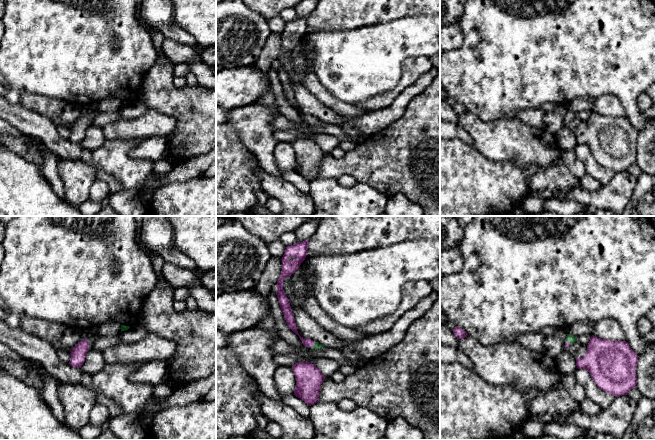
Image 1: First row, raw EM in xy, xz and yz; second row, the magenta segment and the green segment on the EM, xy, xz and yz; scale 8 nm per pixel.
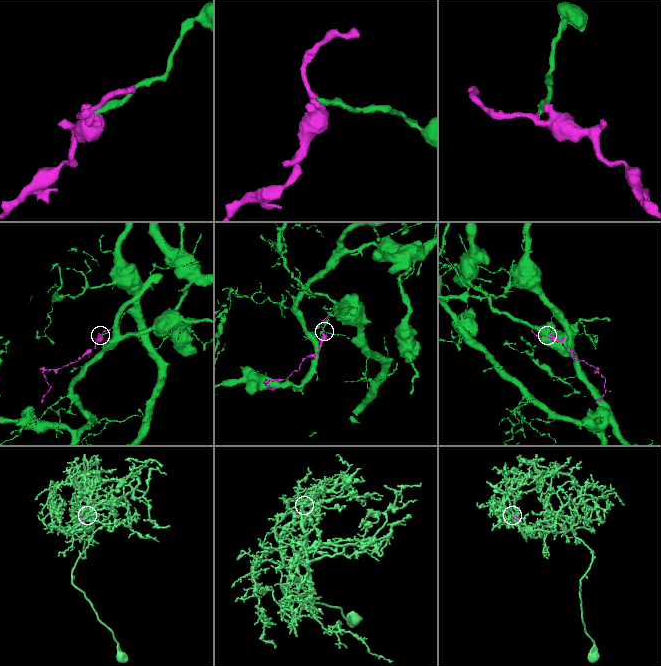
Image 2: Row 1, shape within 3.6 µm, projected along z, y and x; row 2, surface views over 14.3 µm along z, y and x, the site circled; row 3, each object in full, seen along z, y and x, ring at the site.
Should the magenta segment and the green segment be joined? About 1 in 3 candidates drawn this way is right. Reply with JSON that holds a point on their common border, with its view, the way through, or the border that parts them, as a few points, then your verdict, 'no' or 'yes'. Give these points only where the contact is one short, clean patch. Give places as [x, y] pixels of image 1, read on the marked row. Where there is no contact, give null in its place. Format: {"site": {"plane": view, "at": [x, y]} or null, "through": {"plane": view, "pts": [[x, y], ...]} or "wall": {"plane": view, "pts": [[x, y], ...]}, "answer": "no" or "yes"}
{"site": {"plane": "xz", "at": [312, 346]}, "through": {"plane": "xz", "pts": [[291, 323], [294, 330], [312, 346], [316, 346]]}, "answer": "yes"}

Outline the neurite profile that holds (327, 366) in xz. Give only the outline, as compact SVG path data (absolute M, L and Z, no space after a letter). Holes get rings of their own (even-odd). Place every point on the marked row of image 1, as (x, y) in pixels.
M273 286L271 289L268 302L276 322L276 328L280 339L283 339L291 345L298 346L300 349L297 351L297 353L305 357L307 362L314 364L325 377L330 377L332 374L339 371L340 365L337 361L331 358L314 356L307 350L303 349L304 345L299 336L294 333L286 323L283 312L279 305L279 300L277 298L276 286Z

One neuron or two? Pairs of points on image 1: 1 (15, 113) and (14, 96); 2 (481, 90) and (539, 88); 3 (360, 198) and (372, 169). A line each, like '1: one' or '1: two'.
1: two
2: one
3: two

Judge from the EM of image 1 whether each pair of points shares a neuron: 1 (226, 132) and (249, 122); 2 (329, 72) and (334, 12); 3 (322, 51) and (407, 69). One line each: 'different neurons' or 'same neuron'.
1: different neurons
2: different neurons
3: different neurons

